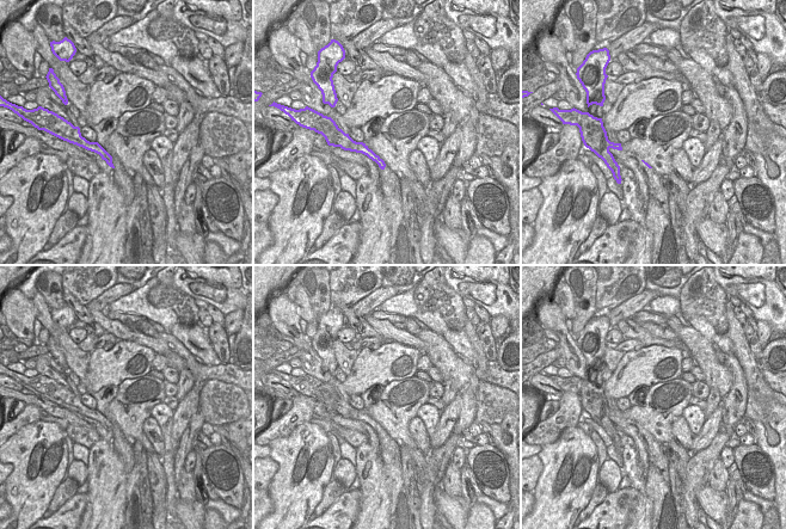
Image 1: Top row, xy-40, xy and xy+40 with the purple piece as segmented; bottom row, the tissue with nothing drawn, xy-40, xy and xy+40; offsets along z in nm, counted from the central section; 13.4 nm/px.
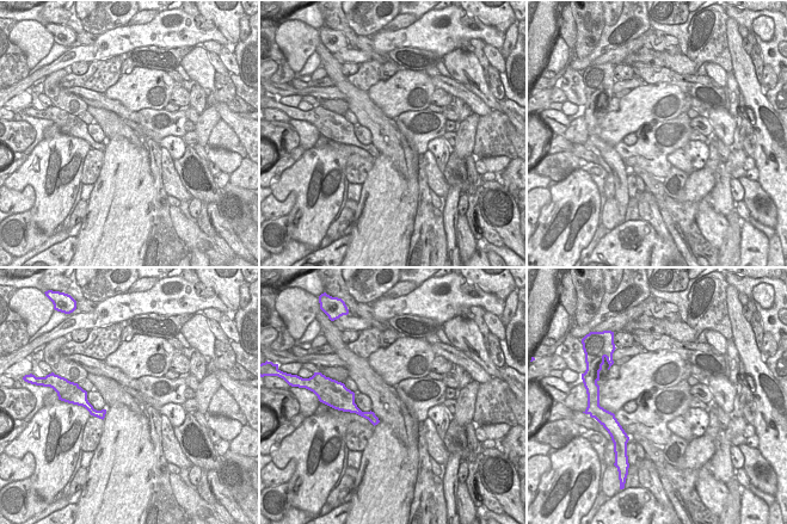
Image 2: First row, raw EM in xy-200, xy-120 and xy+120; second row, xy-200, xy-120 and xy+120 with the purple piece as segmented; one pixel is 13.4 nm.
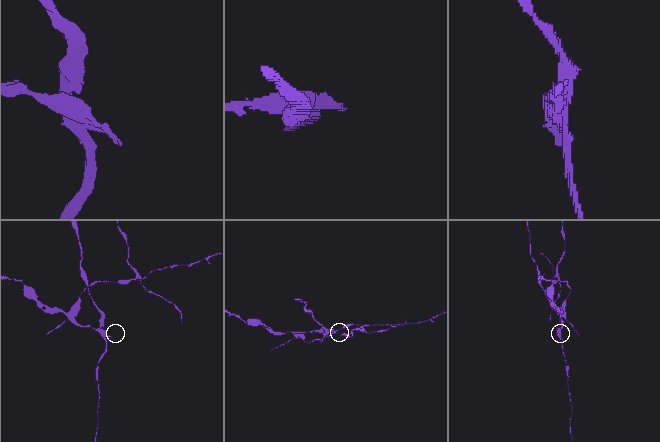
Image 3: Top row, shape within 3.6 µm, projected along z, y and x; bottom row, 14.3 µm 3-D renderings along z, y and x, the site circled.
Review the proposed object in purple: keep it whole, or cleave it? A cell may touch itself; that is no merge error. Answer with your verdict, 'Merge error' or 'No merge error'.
Merge error.

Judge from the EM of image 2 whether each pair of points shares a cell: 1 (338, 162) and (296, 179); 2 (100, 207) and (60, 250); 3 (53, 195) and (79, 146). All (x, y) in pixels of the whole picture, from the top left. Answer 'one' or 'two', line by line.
1: one
2: two
3: one

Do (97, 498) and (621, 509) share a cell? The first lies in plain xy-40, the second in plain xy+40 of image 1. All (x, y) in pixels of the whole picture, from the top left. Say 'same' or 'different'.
different

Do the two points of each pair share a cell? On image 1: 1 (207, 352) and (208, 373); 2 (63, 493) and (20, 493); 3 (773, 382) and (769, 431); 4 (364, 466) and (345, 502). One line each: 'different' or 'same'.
1: different
2: different
3: different
4: different

